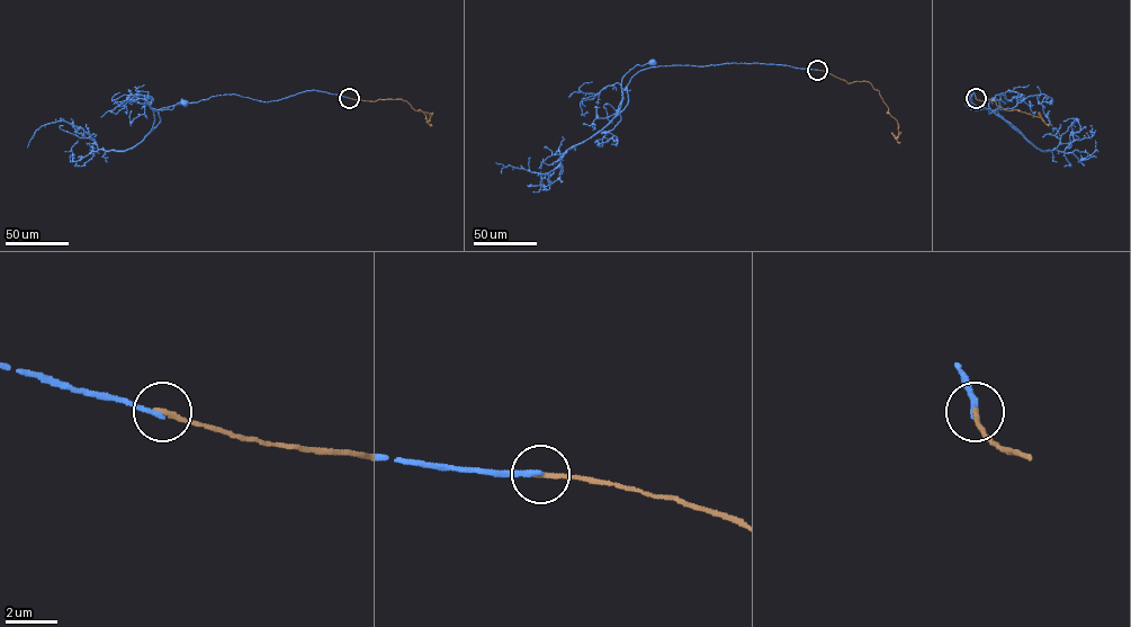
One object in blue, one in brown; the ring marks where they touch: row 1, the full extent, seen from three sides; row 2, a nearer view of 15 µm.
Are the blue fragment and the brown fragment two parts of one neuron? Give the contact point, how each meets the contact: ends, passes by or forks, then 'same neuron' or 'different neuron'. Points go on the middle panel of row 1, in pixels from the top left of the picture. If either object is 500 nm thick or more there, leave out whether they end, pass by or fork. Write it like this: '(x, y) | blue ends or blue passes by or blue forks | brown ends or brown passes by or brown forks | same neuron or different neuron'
(817, 70) | blue ends | brown ends | different neuron

